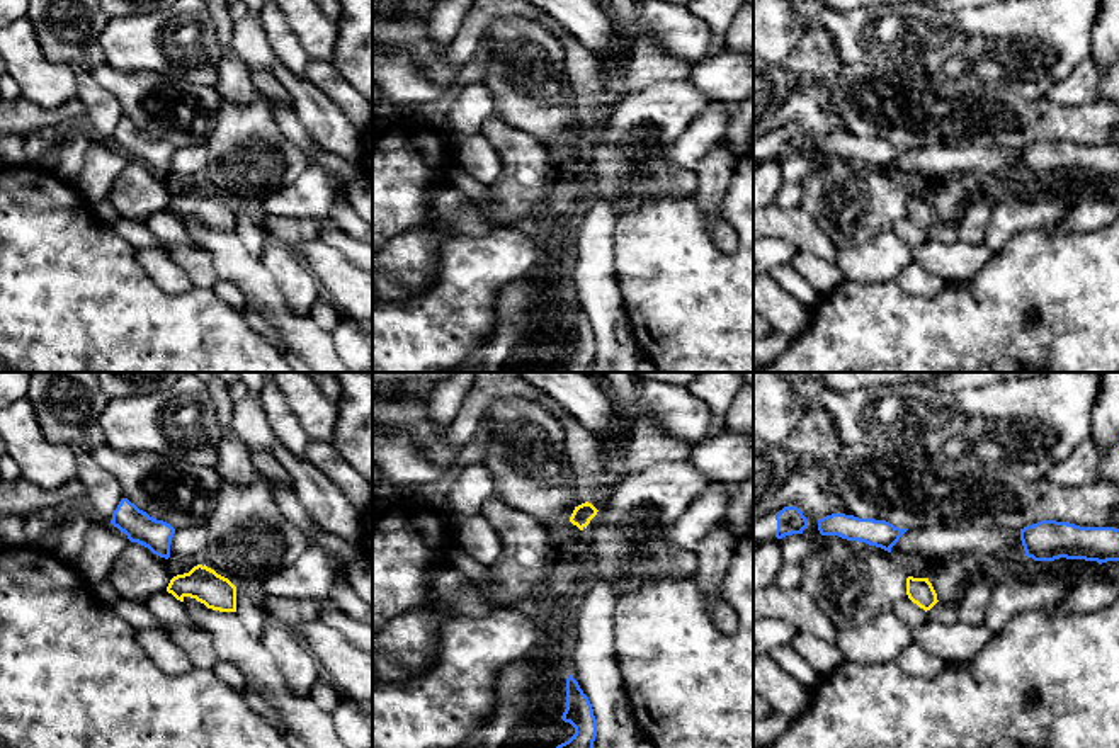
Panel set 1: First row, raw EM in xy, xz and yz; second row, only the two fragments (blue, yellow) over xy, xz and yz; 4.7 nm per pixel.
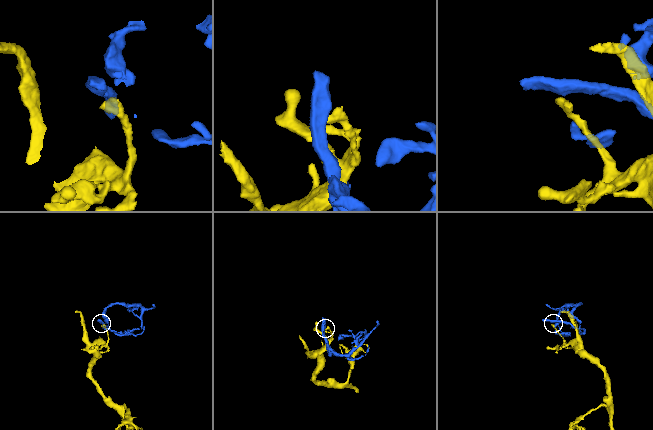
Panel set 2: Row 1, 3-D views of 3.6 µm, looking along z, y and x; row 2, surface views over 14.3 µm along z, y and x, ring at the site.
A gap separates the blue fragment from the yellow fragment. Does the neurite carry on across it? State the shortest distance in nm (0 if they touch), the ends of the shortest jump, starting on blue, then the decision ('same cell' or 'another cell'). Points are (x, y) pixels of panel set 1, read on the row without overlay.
90 nm apart; from blue across xy (167, 177), (177, 194); another cell

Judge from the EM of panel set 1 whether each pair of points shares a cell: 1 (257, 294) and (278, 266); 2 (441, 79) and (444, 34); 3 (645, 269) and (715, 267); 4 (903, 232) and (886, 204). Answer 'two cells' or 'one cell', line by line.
1: two cells
2: two cells
3: one cell
4: two cells

